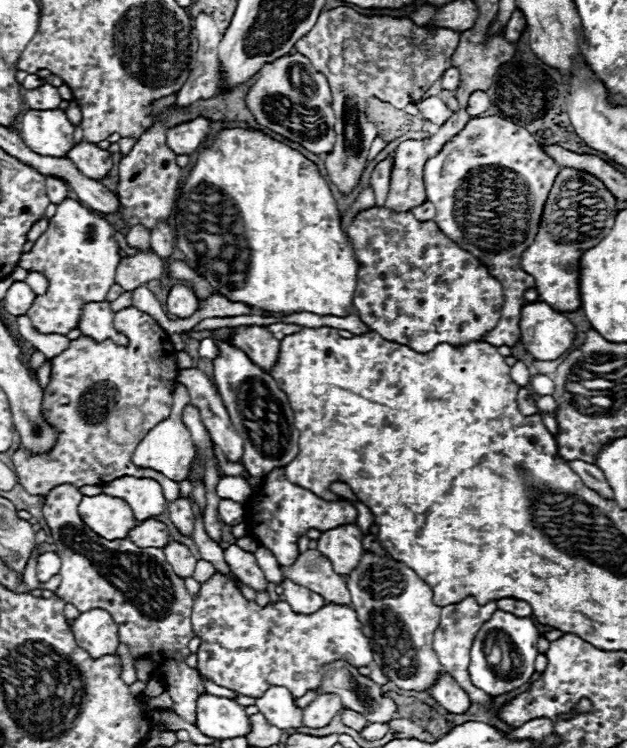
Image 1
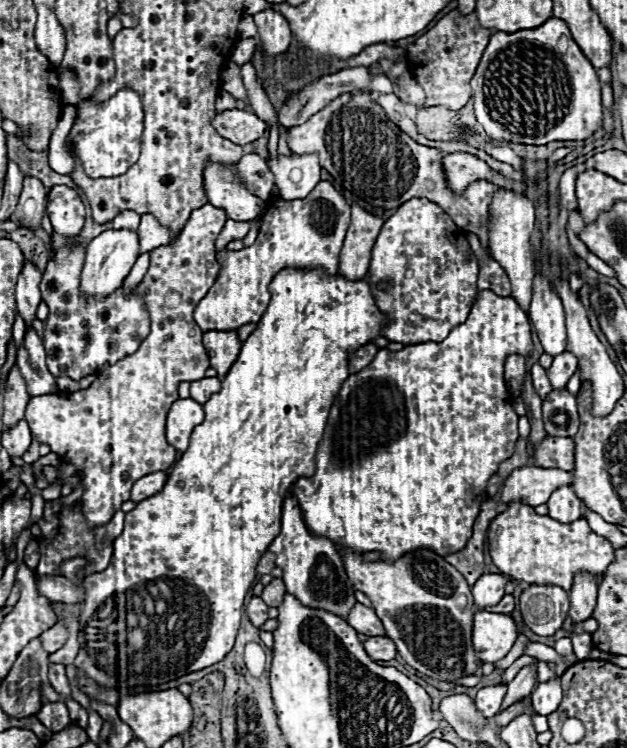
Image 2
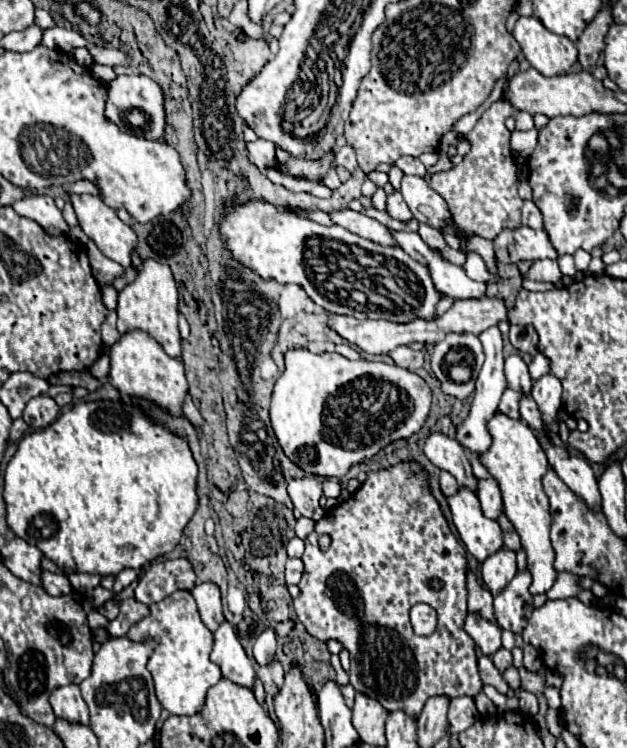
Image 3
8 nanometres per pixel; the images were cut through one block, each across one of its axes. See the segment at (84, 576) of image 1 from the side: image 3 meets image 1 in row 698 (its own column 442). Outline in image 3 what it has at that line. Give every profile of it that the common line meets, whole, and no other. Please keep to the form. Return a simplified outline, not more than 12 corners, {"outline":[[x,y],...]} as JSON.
{"outline":[[494,102],[472,150],[434,188],[462,230],[490,240],[522,226],[516,160]]}

